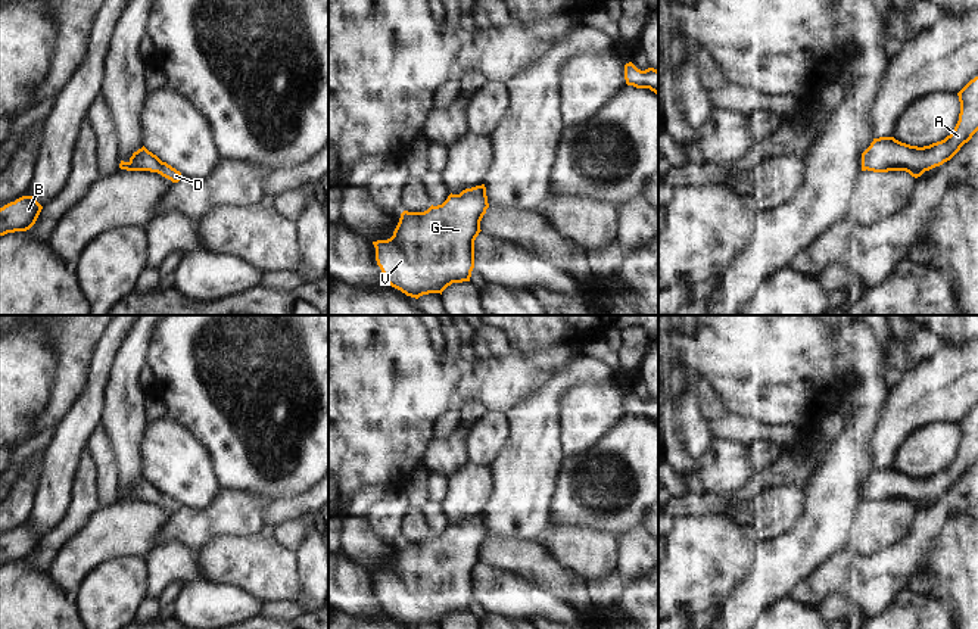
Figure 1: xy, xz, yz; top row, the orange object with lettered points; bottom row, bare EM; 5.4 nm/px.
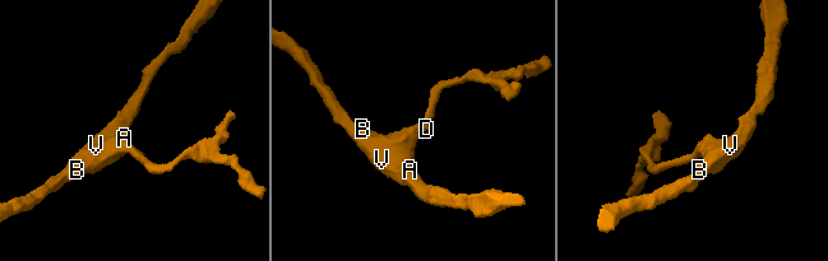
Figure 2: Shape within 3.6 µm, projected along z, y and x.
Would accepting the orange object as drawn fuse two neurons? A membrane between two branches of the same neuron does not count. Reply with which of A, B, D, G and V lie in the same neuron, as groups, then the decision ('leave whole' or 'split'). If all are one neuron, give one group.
groups A B D G V; leave whole

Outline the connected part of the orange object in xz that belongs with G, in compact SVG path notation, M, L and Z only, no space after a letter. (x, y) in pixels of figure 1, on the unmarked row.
M485 514L449 524L437 536L424 542L401 544L393 566L373 572L376 591L389 616L407 626L418 629L423 625L440 623L452 613L470 611L474 598L474 570L479 566L480 551L489 538Z

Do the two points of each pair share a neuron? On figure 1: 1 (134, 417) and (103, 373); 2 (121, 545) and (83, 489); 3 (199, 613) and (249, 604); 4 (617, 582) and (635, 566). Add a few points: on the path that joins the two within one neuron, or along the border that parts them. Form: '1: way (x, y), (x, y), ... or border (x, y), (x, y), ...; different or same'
1: border (121, 349), (108, 388), (106, 413), (103, 416); different
2: border (103, 507), (74, 536); different
3: way (211, 607), (237, 606); same
4: border (617, 572), (626, 582); different

